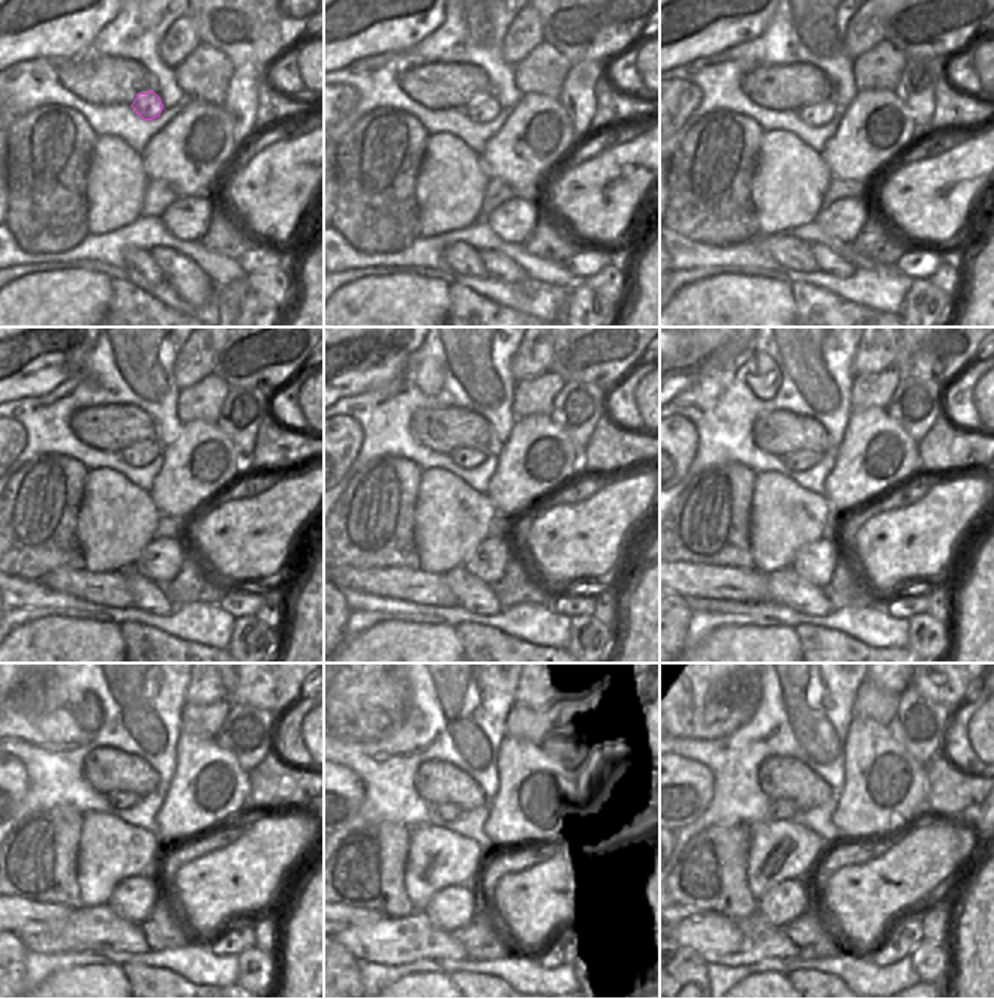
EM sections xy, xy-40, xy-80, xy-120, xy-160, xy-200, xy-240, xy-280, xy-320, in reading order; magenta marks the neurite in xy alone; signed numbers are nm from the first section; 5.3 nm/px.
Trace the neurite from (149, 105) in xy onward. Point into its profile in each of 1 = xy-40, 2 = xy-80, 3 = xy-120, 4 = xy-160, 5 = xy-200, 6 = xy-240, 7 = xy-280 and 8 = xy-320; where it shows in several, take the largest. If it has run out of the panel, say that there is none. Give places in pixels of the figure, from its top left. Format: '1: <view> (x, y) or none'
1: xy-40 (483, 110)
2: xy-80 (819, 114)
3: xy-120 (138, 455)
4: xy-160 (467, 456)
5: xy-200 (802, 459)
6: xy-240 (119, 800)
7: xy-280 (447, 812)
8: xy-320 (781, 809)

